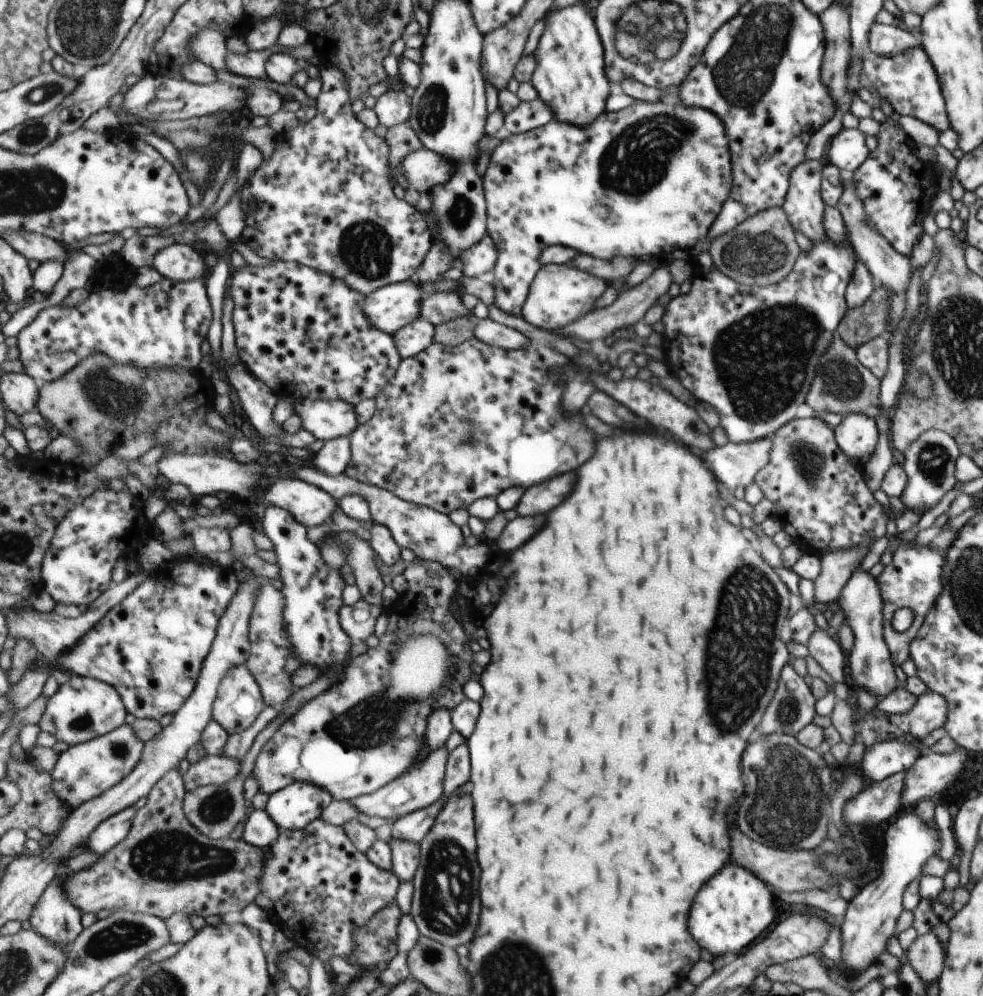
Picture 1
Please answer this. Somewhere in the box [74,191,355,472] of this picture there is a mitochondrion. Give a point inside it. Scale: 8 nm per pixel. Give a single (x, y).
(115, 398)

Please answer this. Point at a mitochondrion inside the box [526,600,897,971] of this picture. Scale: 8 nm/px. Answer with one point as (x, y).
(800, 791)

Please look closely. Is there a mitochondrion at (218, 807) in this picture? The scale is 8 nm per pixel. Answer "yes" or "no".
yes

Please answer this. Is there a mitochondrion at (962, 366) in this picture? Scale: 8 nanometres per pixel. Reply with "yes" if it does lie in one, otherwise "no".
yes

